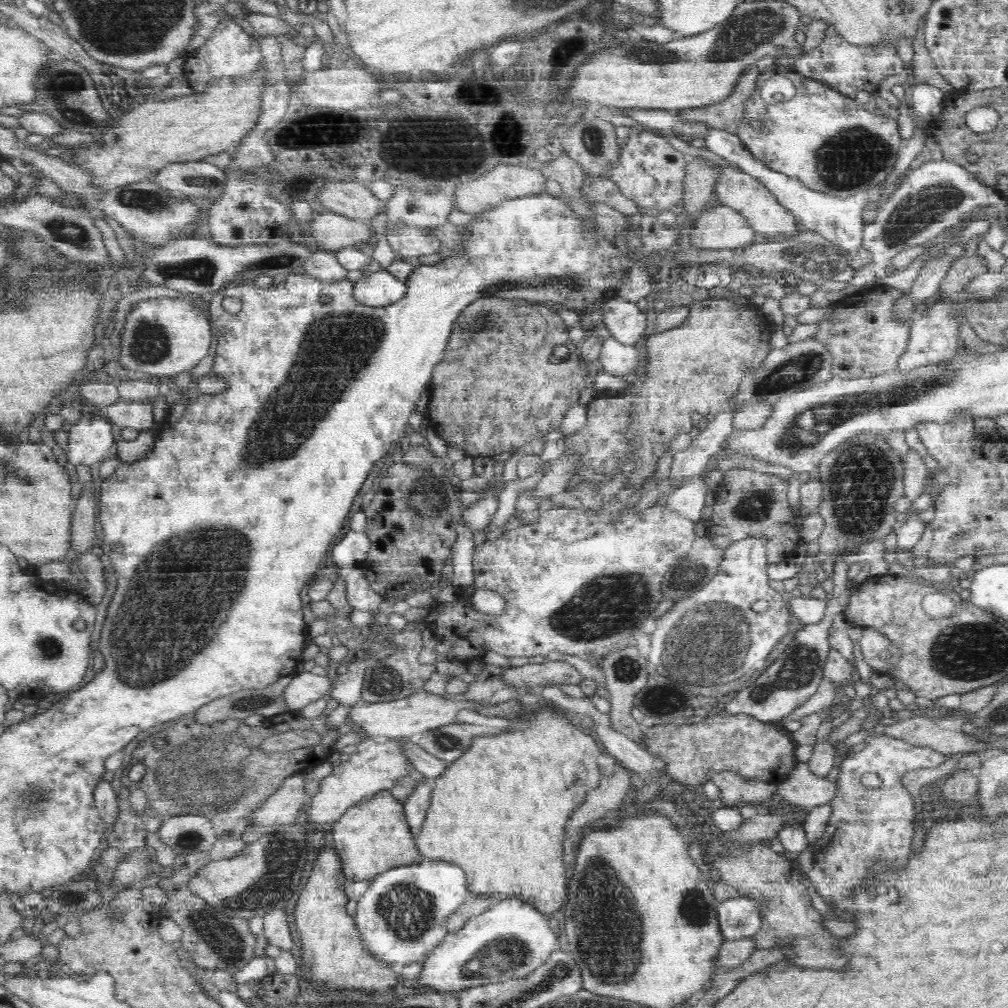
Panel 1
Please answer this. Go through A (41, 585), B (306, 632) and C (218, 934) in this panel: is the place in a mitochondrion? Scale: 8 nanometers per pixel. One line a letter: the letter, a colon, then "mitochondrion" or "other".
A: other
B: other
C: mitochondrion

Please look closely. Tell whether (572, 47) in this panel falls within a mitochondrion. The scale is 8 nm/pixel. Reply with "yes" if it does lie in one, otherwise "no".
yes

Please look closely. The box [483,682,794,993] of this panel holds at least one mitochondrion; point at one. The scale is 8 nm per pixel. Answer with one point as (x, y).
(608, 933)

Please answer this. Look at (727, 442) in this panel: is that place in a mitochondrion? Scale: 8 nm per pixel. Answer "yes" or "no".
no

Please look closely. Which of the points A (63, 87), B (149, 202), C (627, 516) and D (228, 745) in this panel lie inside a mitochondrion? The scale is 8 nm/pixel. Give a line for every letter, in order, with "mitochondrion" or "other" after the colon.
A: mitochondrion
B: mitochondrion
C: other
D: mitochondrion

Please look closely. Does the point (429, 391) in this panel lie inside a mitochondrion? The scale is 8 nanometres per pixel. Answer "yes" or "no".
no

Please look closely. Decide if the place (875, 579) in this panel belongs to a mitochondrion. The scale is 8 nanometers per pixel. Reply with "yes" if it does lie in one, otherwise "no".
no

